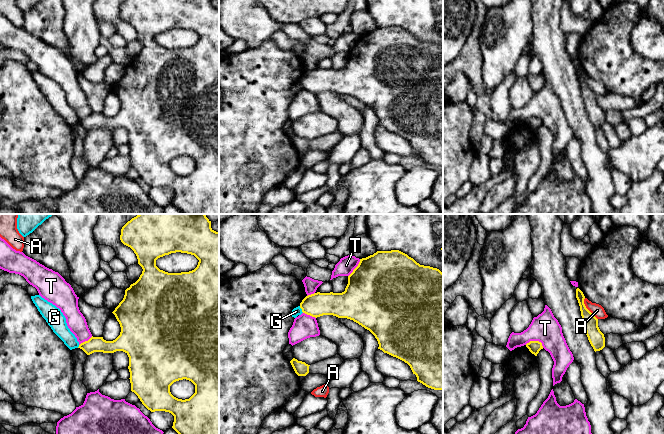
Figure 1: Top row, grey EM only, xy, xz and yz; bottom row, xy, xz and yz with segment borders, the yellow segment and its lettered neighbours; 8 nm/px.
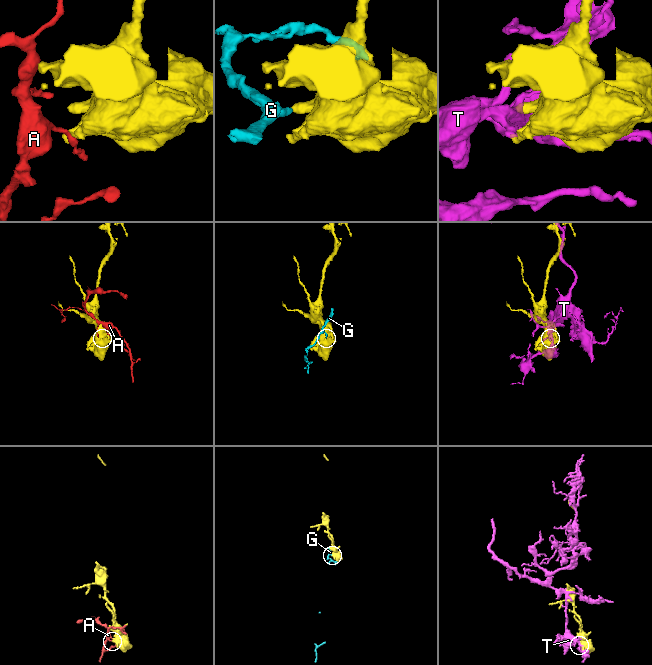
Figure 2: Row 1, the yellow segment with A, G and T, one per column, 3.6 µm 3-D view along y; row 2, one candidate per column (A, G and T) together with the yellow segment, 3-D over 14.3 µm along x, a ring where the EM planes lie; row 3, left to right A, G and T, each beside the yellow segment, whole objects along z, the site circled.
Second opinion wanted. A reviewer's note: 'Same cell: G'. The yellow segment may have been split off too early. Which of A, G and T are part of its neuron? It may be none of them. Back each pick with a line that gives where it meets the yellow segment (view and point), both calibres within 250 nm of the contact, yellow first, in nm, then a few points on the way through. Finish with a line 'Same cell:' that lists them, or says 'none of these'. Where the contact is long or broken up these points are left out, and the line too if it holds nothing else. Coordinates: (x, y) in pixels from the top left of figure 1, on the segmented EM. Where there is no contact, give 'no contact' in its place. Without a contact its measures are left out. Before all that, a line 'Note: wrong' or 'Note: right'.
Note: wrong
Same cell: none of these

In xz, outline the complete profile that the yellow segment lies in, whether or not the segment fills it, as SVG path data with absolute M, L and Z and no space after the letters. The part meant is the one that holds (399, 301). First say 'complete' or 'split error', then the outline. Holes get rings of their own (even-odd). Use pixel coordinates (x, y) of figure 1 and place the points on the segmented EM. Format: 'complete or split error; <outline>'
complete; M399 250L377 251L373 255L360 259L358 266L348 276L348 284L344 292L317 292L308 295L300 303L300 308L303 313L315 318L323 315L333 315L338 318L353 320L365 329L369 330L375 336L379 344L378 349L407 363L413 374L416 375L418 382L434 390L443 390L443 273L439 269L420 265L413 258Z

